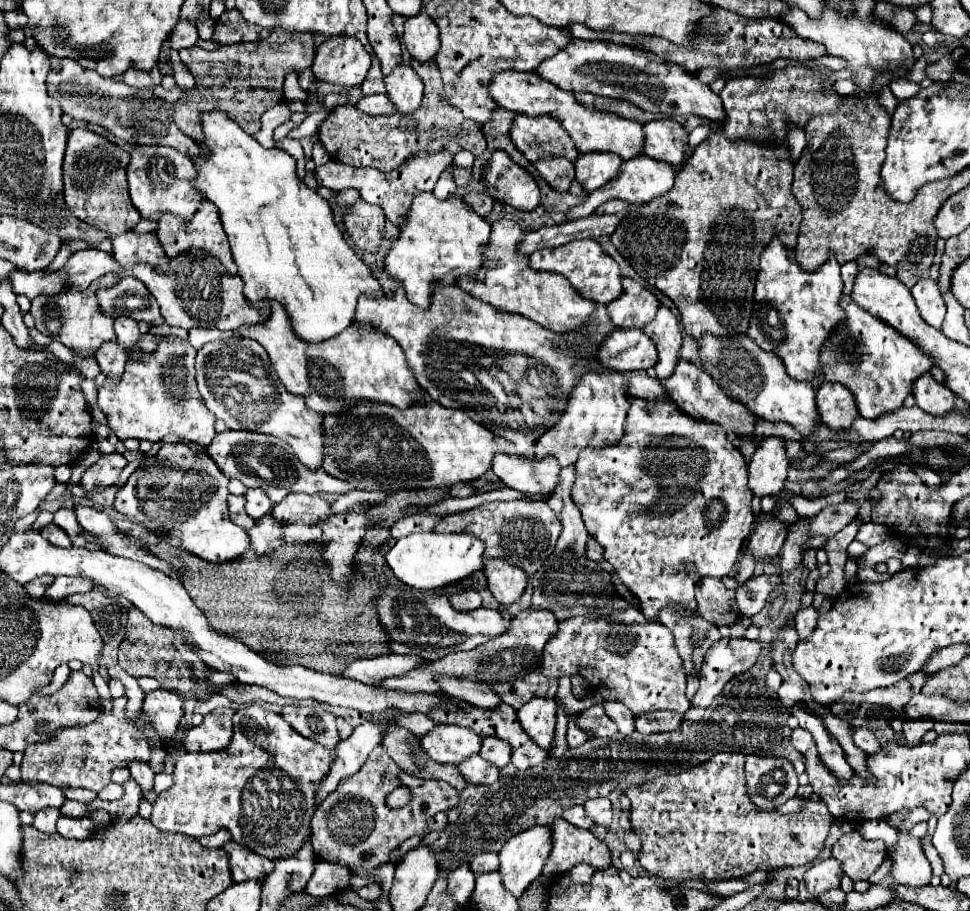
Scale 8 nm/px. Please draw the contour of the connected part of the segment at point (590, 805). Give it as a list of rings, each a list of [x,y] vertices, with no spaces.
[[[606,798],[588,800],[588,802],[584,804],[584,808],[586,808],[586,814],[588,814],[596,824],[610,826],[610,822],[612,822],[612,804],[610,804],[610,800],[606,800]]]

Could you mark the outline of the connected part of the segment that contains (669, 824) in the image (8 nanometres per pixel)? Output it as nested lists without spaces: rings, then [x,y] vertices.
[[[720,752],[714,754],[708,762],[688,768],[680,774],[666,774],[656,778],[654,782],[646,782],[638,788],[628,788],[626,796],[632,800],[630,822],[632,830],[640,836],[640,865],[652,876],[666,880],[730,880],[742,878],[760,868],[788,868],[802,866],[818,858],[828,828],[832,824],[832,816],[822,804],[822,800],[806,800],[792,798],[776,810],[760,810],[746,792],[744,778],[744,754],[736,752]]]

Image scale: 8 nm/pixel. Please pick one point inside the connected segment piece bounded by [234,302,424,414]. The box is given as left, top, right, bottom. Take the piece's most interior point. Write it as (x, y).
(369, 368)

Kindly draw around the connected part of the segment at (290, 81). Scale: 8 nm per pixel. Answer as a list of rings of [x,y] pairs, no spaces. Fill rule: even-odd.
[[[298,74],[286,76],[286,82],[284,82],[284,98],[286,98],[288,102],[292,102],[292,100],[302,100],[302,102],[306,102],[306,100],[308,100],[308,92],[302,90],[300,84],[298,84]]]

